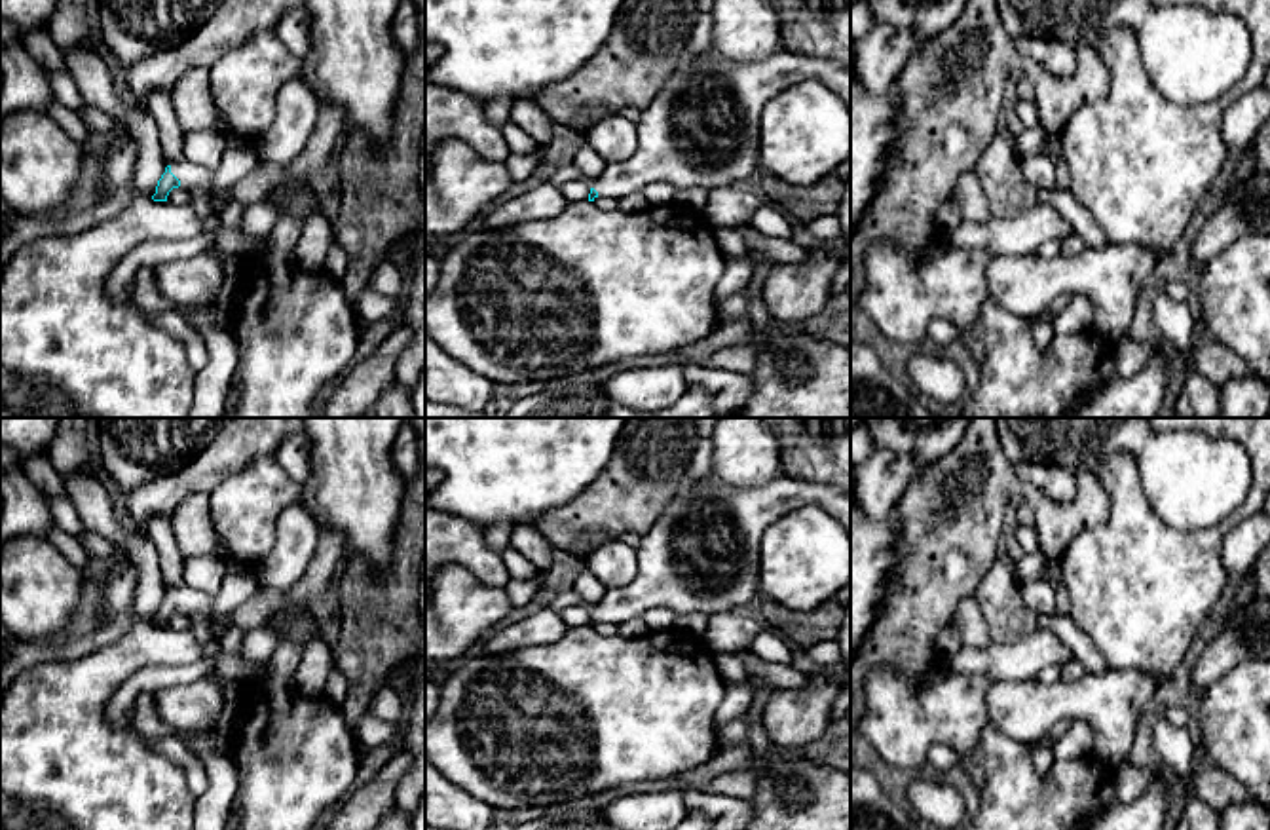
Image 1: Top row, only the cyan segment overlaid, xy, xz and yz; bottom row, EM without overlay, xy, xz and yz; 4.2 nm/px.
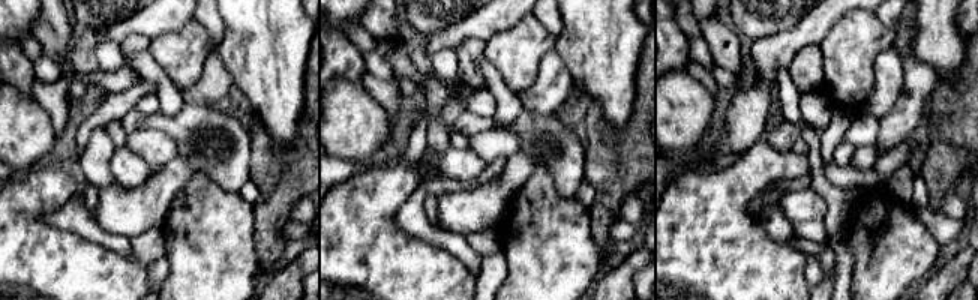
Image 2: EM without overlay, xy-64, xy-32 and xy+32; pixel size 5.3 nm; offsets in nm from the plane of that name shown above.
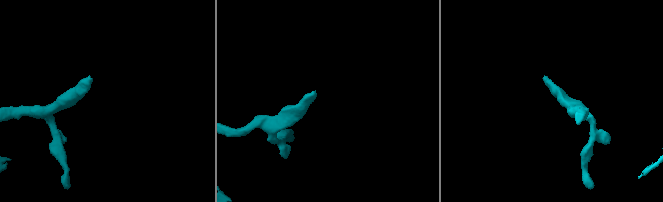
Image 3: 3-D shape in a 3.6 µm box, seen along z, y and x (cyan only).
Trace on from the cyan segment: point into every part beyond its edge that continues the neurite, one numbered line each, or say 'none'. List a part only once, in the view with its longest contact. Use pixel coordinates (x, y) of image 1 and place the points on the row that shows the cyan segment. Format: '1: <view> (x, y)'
1: xy (188, 173)

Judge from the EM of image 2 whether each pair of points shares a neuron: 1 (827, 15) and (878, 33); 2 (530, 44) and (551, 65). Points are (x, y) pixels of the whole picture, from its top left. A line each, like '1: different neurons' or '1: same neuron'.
1: different neurons
2: different neurons

